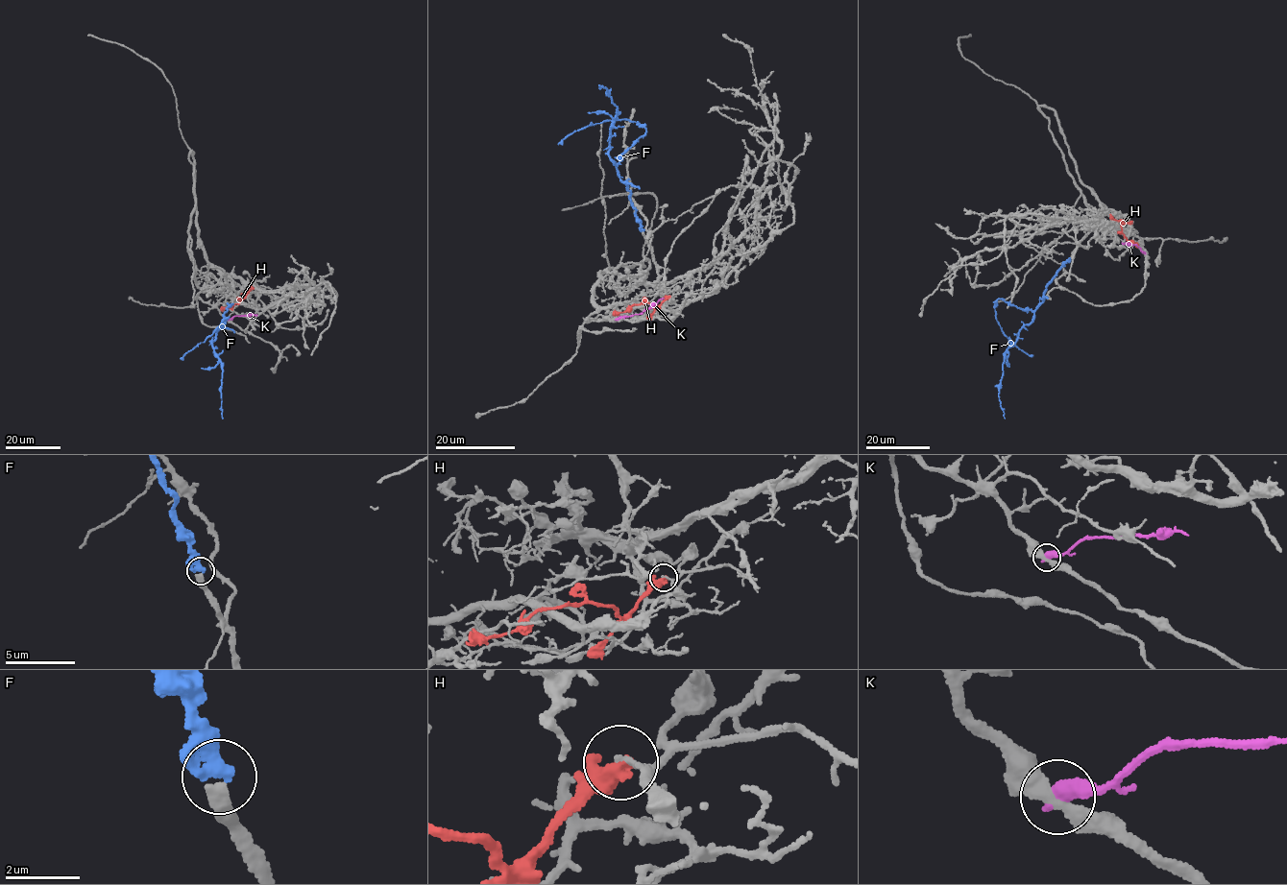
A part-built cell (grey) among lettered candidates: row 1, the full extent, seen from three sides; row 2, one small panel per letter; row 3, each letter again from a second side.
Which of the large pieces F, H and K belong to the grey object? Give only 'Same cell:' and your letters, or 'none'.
Same cell: F

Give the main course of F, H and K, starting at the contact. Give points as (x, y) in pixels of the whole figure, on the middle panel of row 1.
F: (643, 230), (627, 186), (619, 179), (609, 156), (609, 131), (617, 107), (606, 87), (599, 85)
H: (668, 296), (657, 306), (641, 303), (613, 315)
K: (617, 319), (642, 314), (664, 298)

